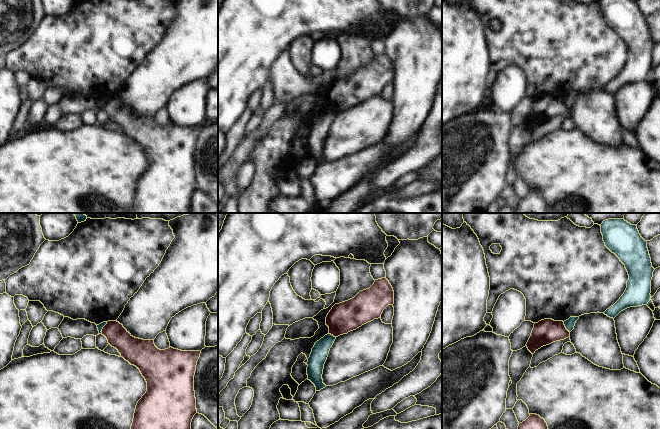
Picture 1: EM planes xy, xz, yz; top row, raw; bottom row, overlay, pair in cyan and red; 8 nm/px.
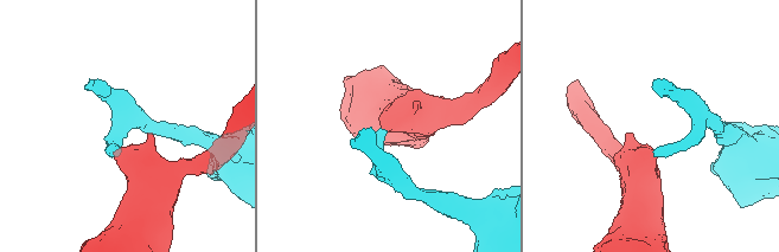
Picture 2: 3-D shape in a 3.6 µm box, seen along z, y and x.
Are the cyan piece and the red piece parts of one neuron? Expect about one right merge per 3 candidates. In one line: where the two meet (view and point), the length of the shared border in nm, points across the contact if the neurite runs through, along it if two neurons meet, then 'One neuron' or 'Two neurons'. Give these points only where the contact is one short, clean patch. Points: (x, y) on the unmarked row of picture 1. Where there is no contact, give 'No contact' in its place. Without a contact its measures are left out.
Touches cyan at yz (565, 102). Shared border 100 nm. Boundary: yz (563, 98), (569, 108). Two neurons.

